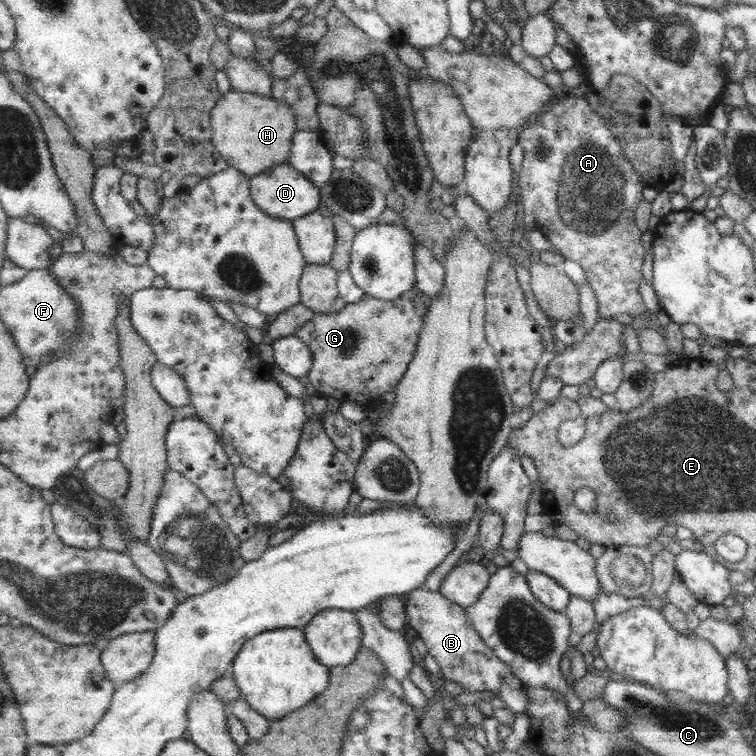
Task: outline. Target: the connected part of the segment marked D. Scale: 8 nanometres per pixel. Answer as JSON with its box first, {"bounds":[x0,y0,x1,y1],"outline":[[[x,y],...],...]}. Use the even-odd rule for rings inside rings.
{"bounds":[250,163,322,221],"outline":[[[288,163],[265,170],[262,174],[251,178],[250,183],[255,204],[271,216],[292,221],[321,210],[322,190]]]}

